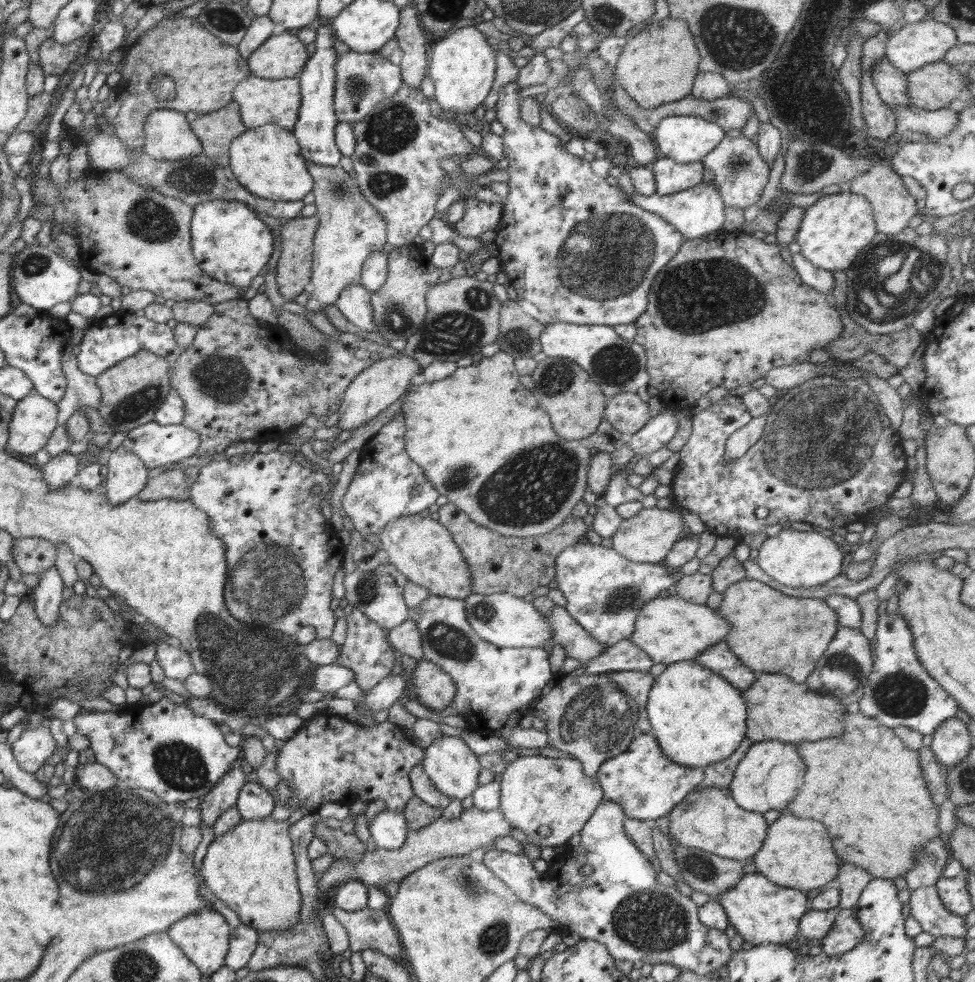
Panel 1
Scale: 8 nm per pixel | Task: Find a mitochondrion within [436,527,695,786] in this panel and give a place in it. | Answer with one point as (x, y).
(595, 721)

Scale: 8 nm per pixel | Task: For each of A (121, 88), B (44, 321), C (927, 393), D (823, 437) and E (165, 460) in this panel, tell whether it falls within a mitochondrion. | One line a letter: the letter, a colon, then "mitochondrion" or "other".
A: other
B: other
C: other
D: mitochondrion
E: other

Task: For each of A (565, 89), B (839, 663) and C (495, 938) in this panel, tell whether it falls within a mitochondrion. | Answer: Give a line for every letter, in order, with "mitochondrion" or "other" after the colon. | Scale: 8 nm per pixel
A: other
B: mitochondrion
C: mitochondrion

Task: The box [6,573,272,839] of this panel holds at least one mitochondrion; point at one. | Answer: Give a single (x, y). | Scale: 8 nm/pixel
(180, 767)

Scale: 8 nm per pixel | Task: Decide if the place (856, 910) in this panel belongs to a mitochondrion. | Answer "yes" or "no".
no

